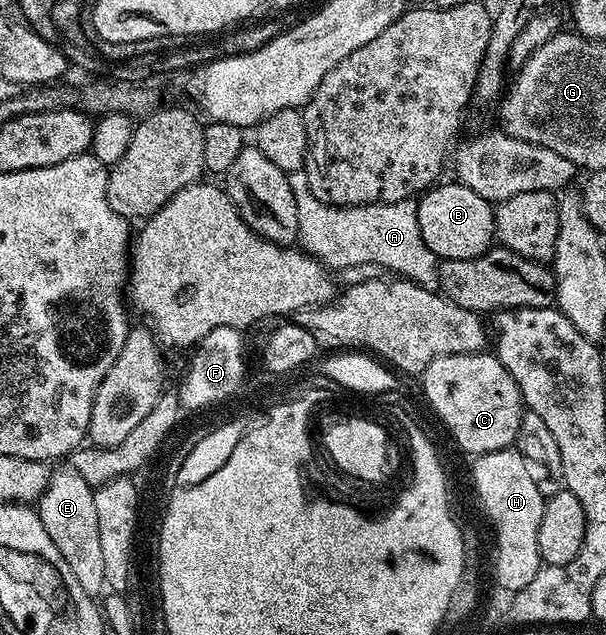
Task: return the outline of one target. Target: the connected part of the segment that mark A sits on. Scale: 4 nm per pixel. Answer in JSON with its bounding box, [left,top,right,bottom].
[288,170,439,292]

